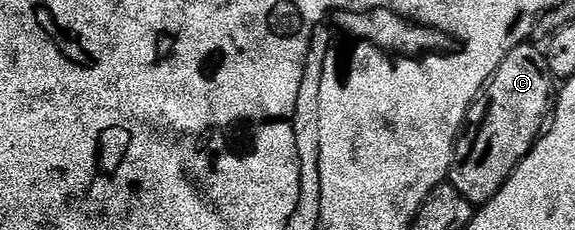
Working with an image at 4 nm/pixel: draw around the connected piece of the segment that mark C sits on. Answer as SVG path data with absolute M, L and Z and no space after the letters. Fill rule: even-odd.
M530 44L515 47L500 67L496 67L486 88L475 99L458 135L448 181L475 207L485 205L501 191L515 167L530 154L530 148L543 132L544 122L551 116L556 85L545 52Z

